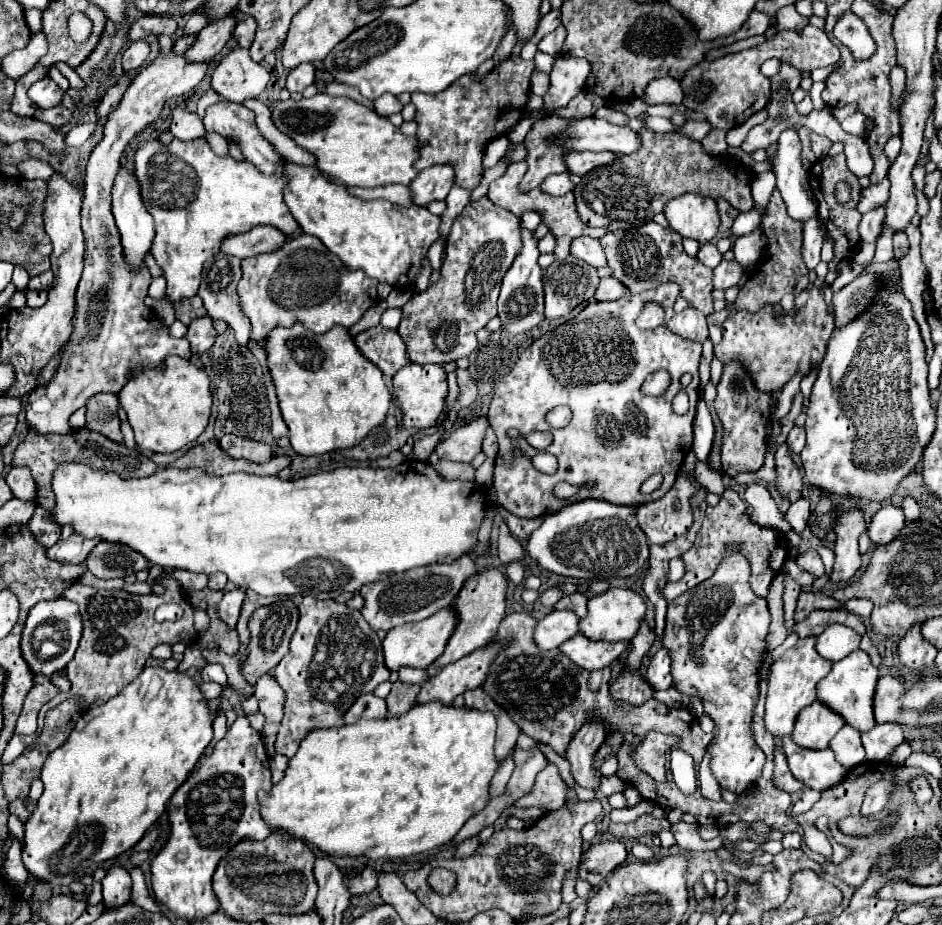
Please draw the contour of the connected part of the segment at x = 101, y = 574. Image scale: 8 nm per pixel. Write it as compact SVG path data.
M99 542L87 558L87 568L97 578L125 578L133 572L149 568L149 562L143 556L129 548L121 548L121 544Z

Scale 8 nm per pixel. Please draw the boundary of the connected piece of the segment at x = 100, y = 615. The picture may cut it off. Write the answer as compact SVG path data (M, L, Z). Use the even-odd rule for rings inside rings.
M167 578L161 582L163 586L167 586L167 594L155 596L155 594L147 594L147 596L137 596L137 594L129 594L125 590L97 590L85 584L71 584L71 588L67 588L61 598L73 600L79 604L79 612L83 618L83 636L79 642L79 648L73 656L73 660L67 664L65 672L67 678L71 682L69 692L61 692L57 694L53 700L49 700L41 712L39 712L39 728L35 734L15 734L5 750L3 756L3 764L9 764L9 760L15 760L25 746L29 746L37 734L43 728L43 718L45 712L55 708L57 704L61 704L63 700L81 694L83 696L83 710L89 710L91 706L101 706L105 704L109 698L117 696L129 682L133 682L141 670L145 668L145 660L151 656L151 650L161 644L175 644L175 642L193 642L193 608L191 604L181 596L181 586L177 582L173 582L173 578ZM163 602L177 602L181 604L183 618L175 620L175 622L157 622L153 618L153 612L159 604Z

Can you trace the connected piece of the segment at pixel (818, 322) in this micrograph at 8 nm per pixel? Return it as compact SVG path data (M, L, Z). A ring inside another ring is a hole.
M811 288L809 300L799 314L785 314L783 318L773 318L771 308L767 306L757 314L741 310L733 318L727 318L721 324L723 340L715 344L715 358L719 358L721 364L733 360L741 362L759 392L777 392L793 378L795 372L801 370L803 374L807 374L817 366L817 362L821 362L834 328L834 313L828 312L819 288Z

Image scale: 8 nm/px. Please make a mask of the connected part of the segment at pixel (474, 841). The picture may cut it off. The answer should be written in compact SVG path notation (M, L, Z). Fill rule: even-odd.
M471 836L471 838L467 838L465 842L461 842L461 844L455 848L455 852L457 852L455 856L457 856L457 858L465 858L467 854L473 854L477 848L479 848L479 838L477 838L477 836Z

